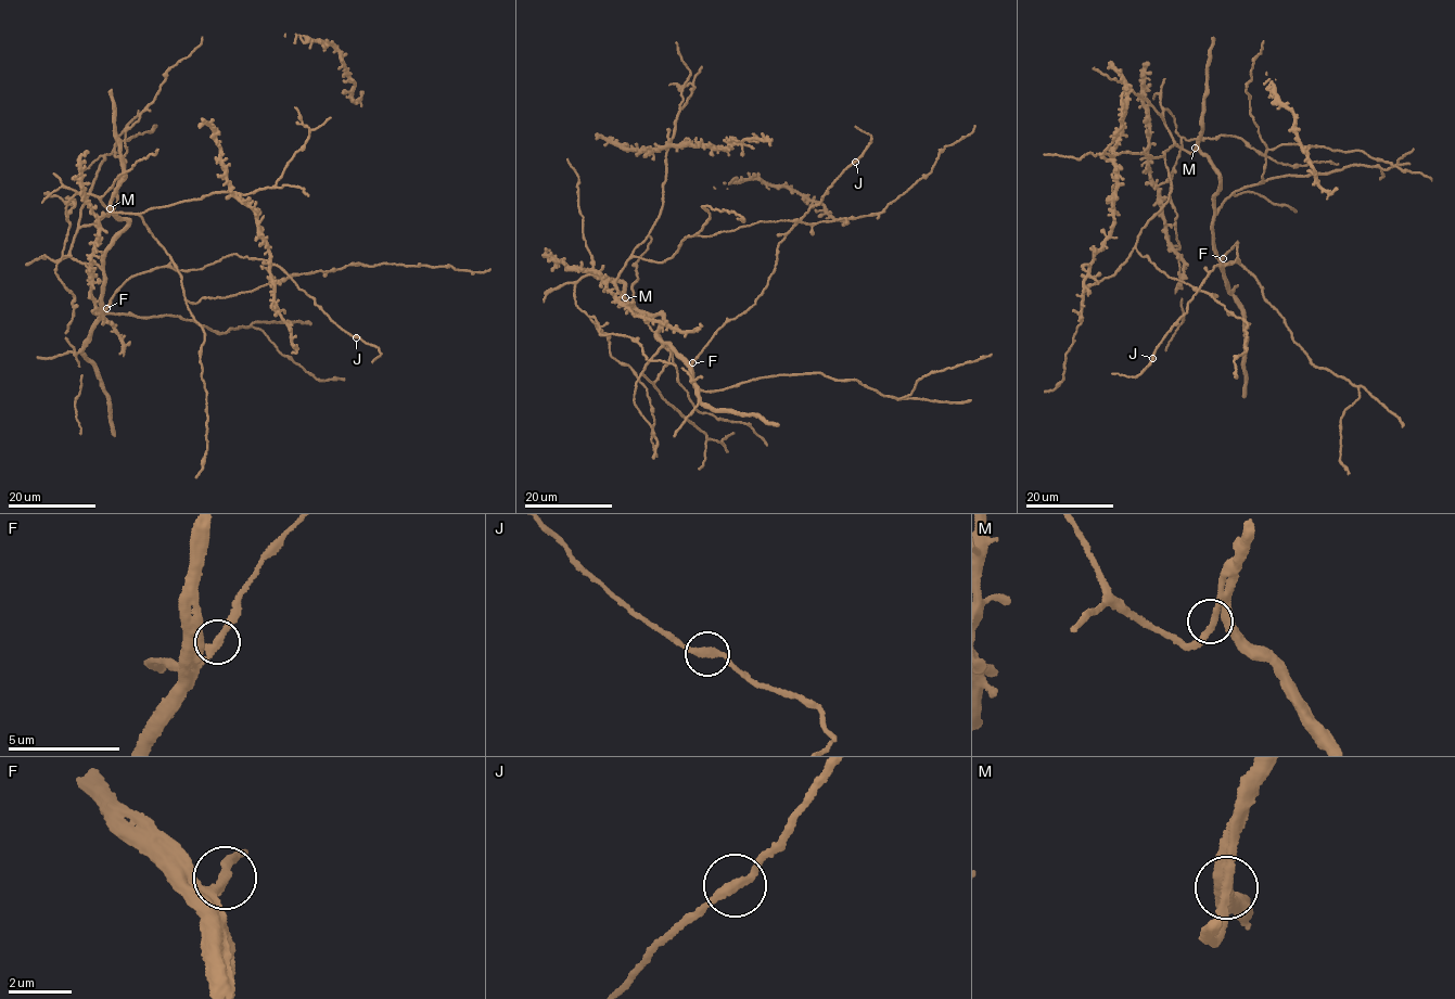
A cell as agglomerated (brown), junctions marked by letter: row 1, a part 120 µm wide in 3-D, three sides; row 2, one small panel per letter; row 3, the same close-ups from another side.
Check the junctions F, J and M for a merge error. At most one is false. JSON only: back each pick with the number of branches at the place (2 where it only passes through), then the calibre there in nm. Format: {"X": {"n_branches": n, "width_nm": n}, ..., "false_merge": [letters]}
{"false_merge": []}

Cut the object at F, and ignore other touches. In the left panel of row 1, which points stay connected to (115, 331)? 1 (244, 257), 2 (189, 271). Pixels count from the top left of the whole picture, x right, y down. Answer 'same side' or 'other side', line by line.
1: other side
2: other side

